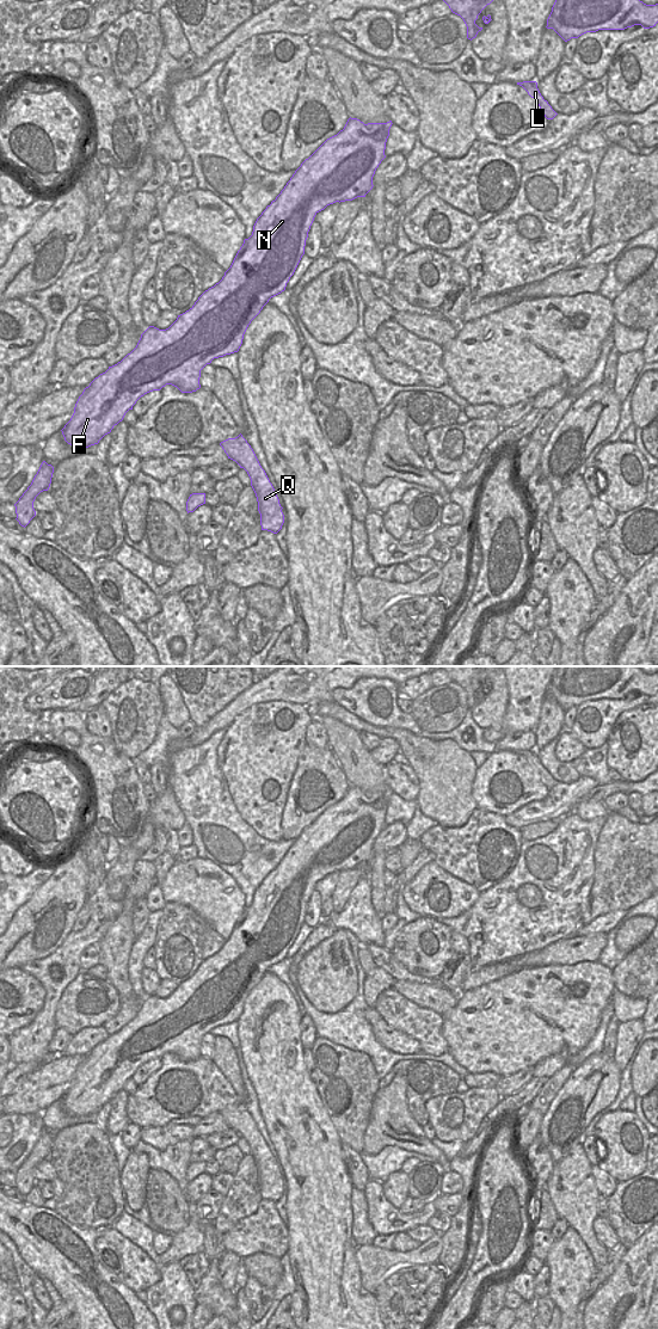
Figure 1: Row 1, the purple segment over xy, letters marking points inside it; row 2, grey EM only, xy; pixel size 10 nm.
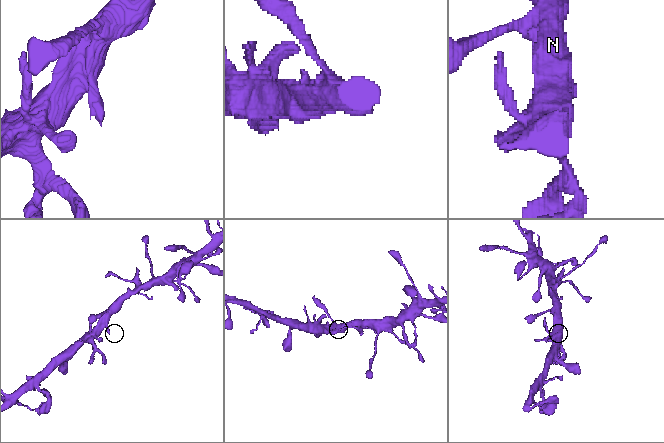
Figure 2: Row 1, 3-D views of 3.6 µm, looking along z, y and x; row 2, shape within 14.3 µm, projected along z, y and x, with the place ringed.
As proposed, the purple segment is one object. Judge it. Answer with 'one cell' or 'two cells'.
one cell

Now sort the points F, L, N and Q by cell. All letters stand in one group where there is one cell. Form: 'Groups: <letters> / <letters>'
Groups: F L N Q

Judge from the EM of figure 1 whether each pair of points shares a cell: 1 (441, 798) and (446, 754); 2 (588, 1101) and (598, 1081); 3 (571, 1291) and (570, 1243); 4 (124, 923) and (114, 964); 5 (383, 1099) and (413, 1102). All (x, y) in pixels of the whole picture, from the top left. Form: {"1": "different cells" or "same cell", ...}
{"1": "same cell", "2": "same cell", "3": "same cell", "4": "same cell", "5": "different cells"}

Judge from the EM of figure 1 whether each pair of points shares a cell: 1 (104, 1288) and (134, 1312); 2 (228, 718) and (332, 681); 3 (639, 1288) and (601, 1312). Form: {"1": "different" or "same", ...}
{"1": "same", "2": "different", "3": "same"}

